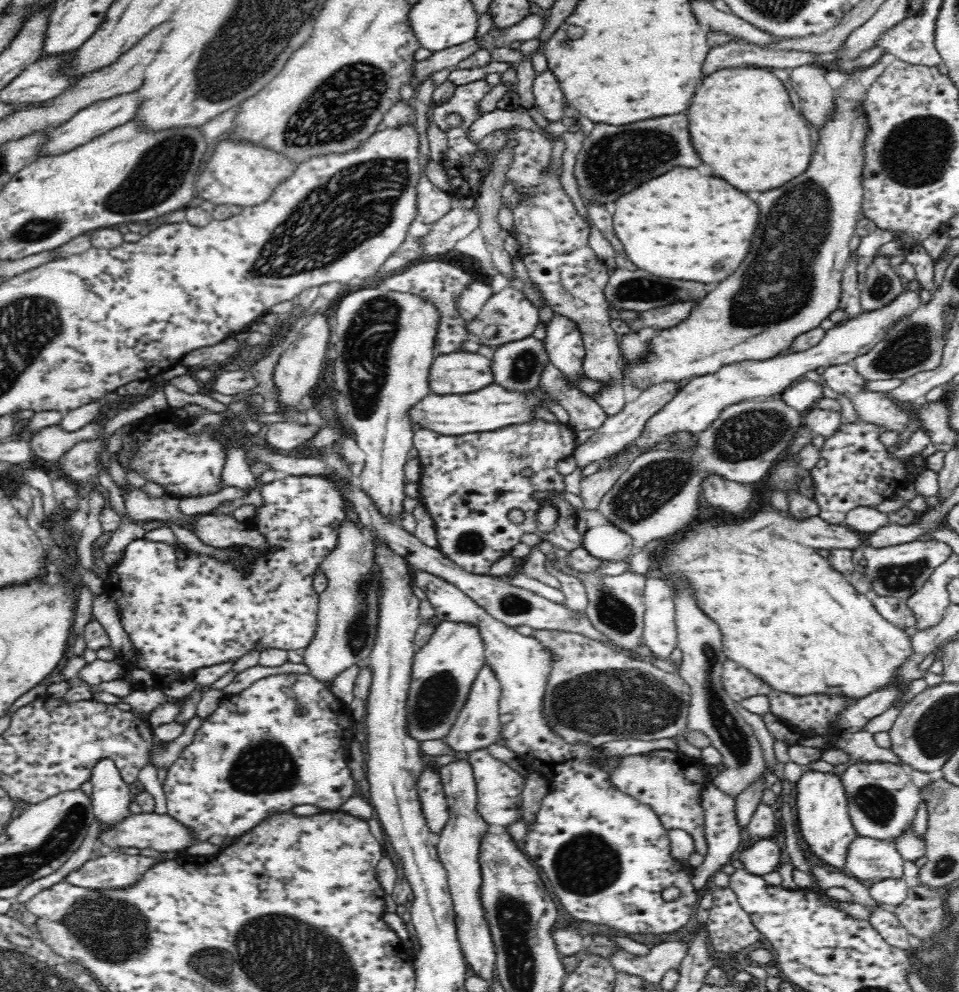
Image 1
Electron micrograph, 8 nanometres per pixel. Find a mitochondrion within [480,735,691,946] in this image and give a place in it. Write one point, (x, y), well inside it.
(587, 863)

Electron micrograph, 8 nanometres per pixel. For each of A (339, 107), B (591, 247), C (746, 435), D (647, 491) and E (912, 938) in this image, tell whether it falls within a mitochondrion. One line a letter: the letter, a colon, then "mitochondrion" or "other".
A: mitochondrion
B: other
C: mitochondrion
D: mitochondrion
E: other

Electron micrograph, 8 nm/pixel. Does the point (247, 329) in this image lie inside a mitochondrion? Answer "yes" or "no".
no

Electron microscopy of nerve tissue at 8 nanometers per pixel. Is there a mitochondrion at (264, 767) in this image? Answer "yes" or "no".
yes

